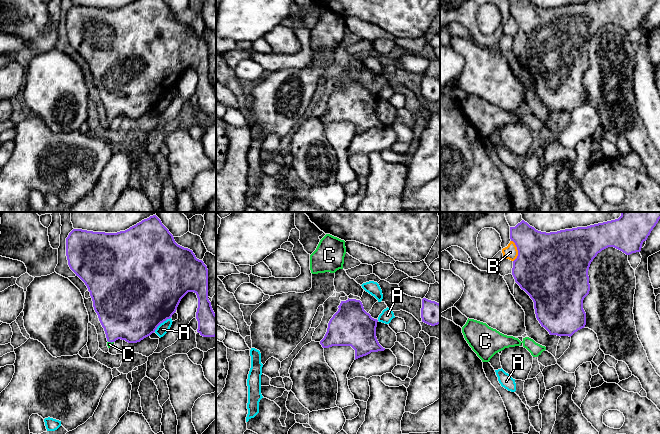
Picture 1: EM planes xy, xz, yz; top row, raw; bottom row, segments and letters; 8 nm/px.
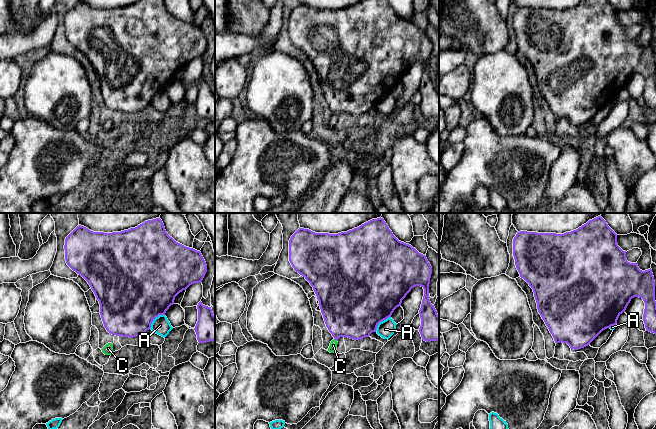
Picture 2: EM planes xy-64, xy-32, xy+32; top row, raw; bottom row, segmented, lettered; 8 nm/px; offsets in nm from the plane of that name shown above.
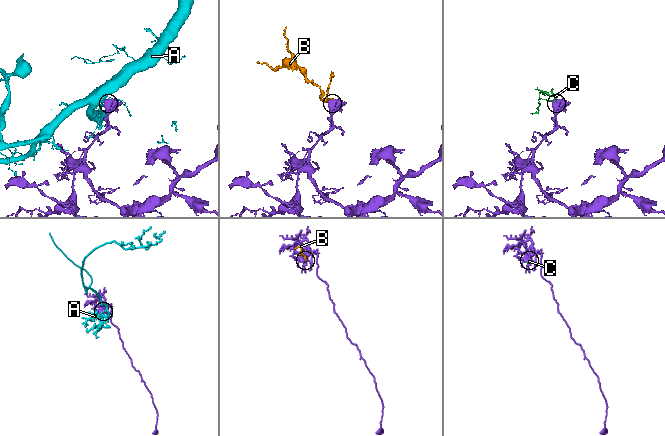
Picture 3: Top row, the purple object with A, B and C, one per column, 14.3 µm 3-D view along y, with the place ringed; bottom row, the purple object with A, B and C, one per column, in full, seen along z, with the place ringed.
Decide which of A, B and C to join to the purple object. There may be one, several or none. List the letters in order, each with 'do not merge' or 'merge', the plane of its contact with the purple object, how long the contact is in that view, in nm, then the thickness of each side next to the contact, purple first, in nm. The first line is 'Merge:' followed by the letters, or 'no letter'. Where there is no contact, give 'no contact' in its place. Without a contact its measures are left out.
Merge: C
A: do not merge; contact in xy; length 180 nm; calibres 500 and 90 nm
B: do not merge; contact in yz; length 180 nm; calibres 480 and 120 nm
C: merge; contact in xy; length 50 nm; calibres 400 and 50 nm

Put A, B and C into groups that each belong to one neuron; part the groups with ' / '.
A / B / C

